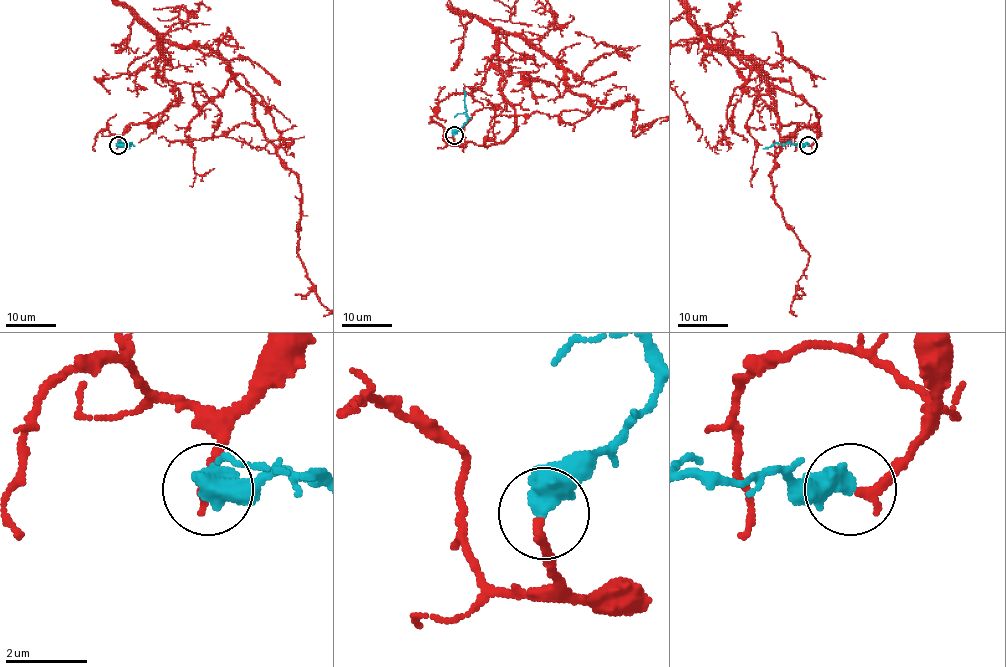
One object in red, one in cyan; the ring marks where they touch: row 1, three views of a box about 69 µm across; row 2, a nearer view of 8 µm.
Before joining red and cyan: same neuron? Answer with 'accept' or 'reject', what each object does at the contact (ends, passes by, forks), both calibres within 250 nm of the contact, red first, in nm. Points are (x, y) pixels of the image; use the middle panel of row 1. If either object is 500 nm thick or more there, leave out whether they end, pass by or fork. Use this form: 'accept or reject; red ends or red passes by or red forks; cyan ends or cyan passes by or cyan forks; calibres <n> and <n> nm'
accept; calibres 240 and 650 nm

